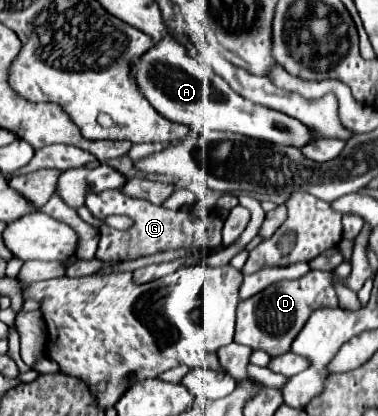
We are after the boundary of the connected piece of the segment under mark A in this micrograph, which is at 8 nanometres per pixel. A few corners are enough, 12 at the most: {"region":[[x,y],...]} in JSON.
{"region":[[171,35],[131,65],[143,97],[195,133],[293,147],[301,121],[239,97]]}

